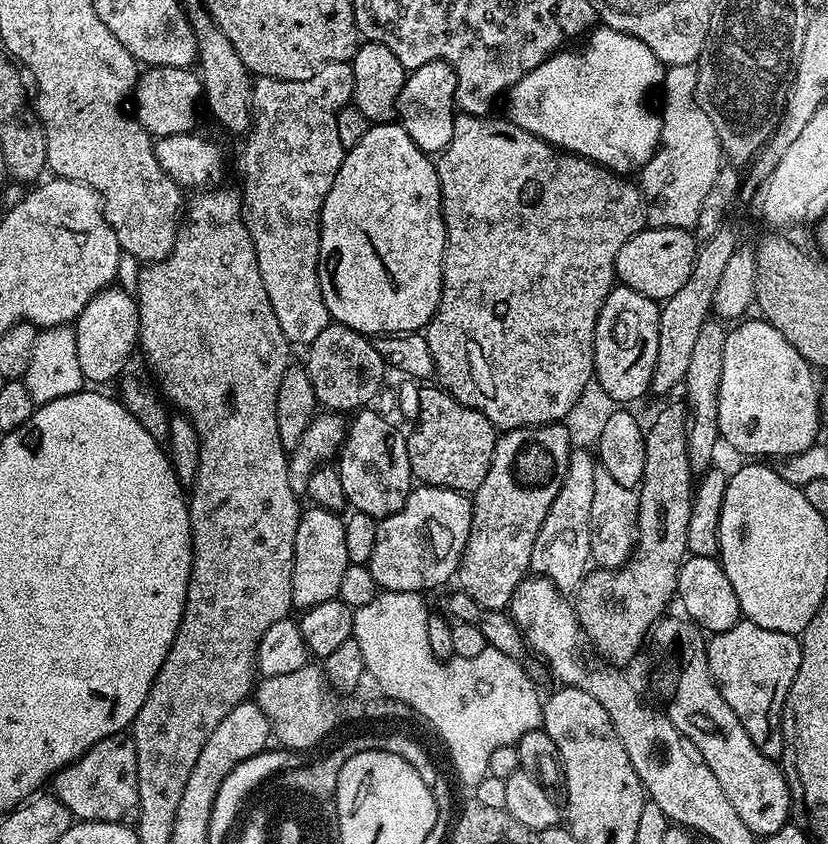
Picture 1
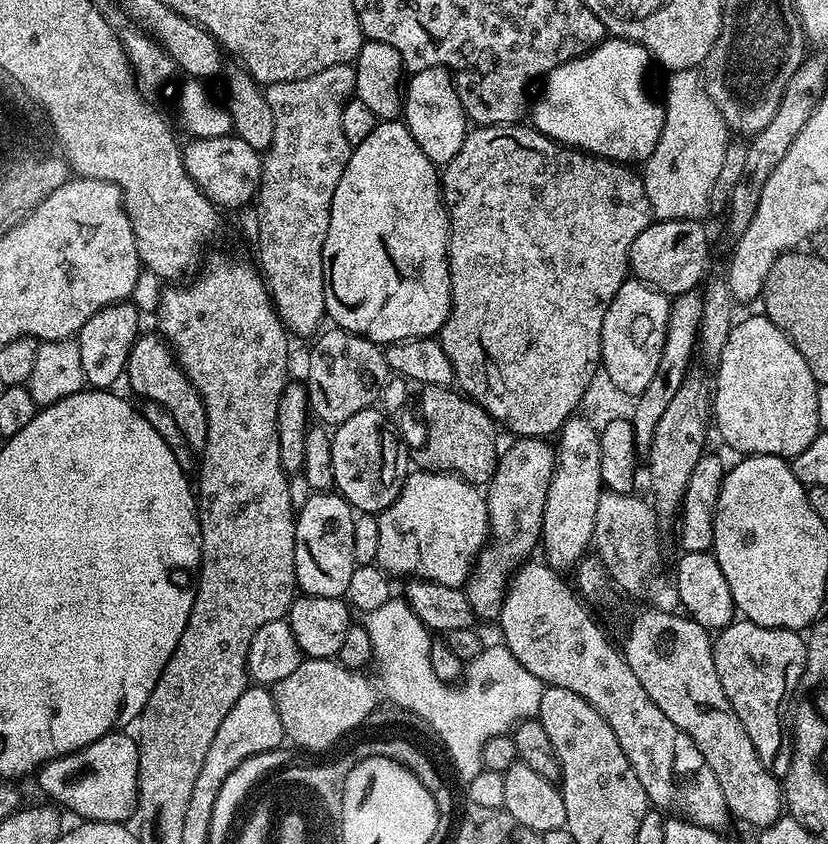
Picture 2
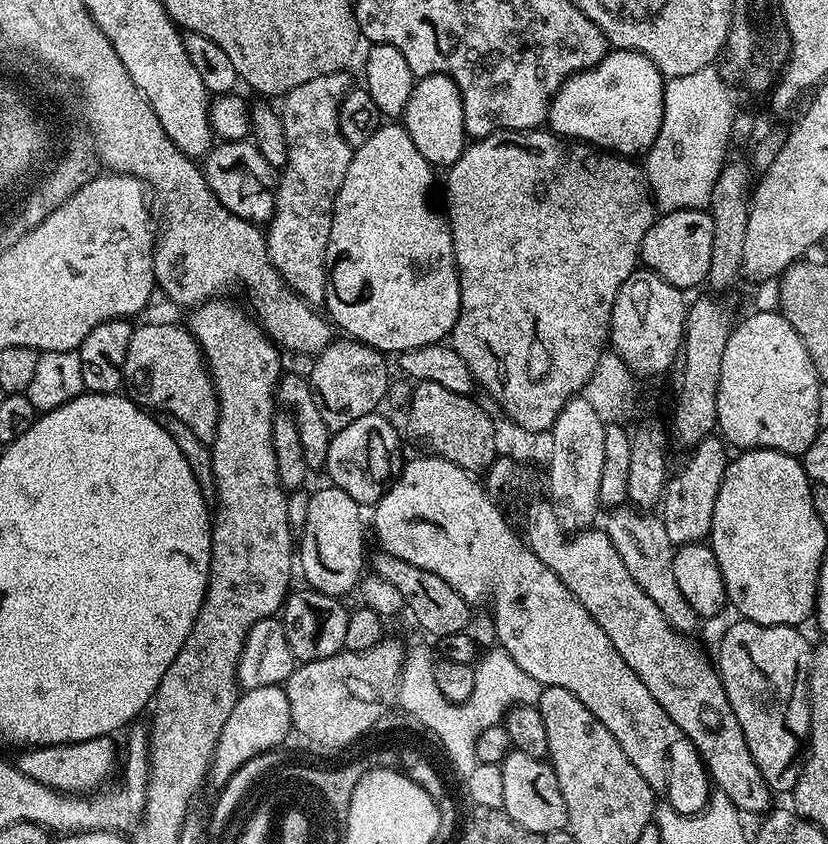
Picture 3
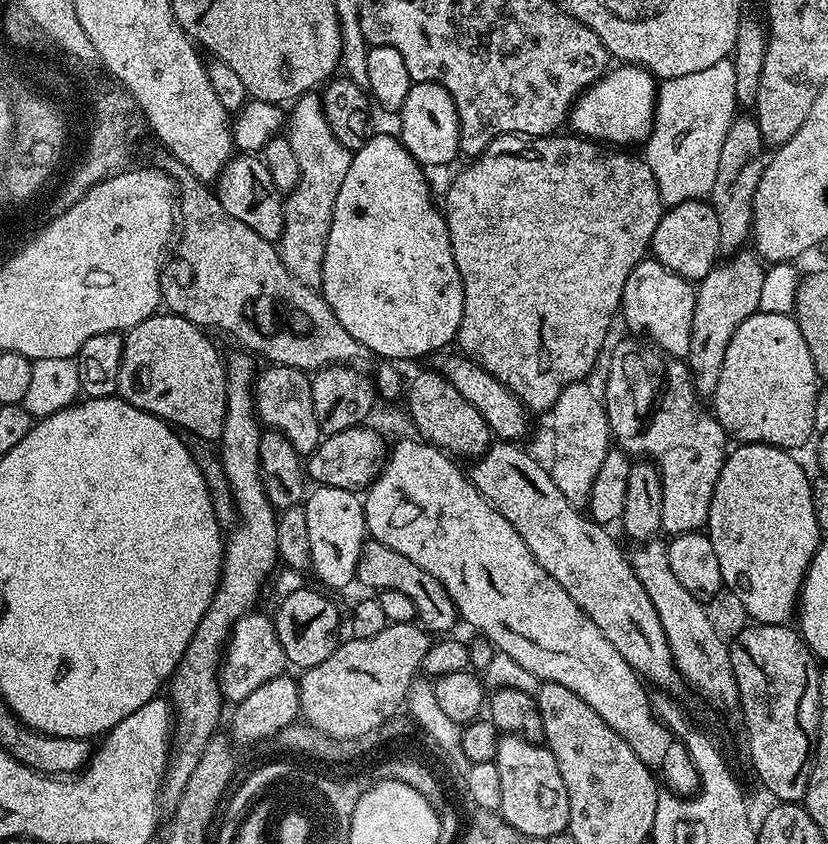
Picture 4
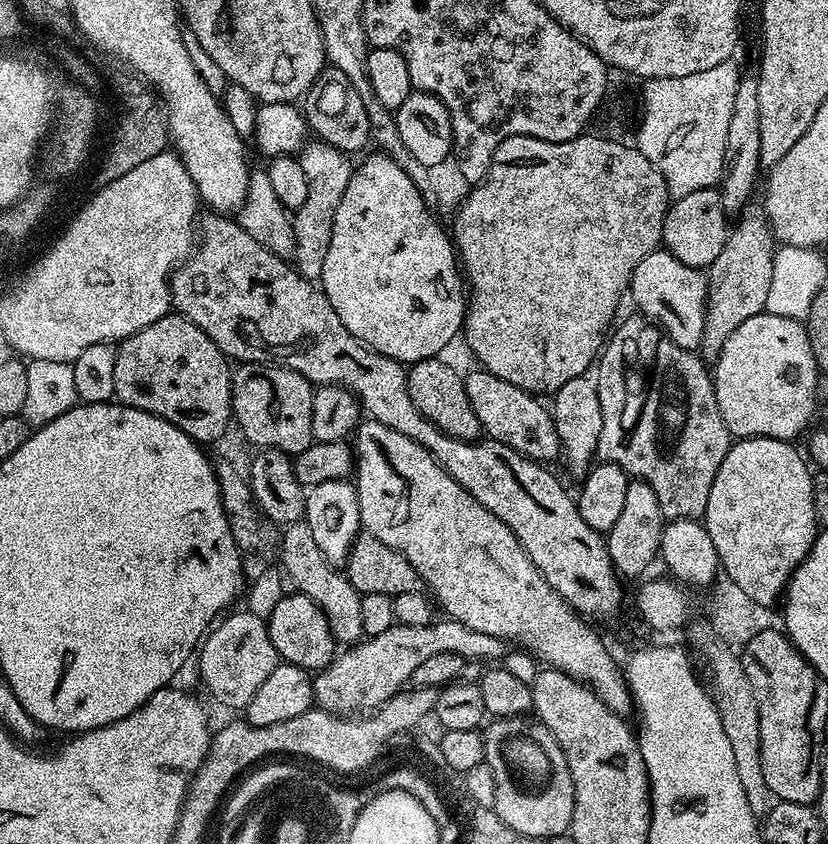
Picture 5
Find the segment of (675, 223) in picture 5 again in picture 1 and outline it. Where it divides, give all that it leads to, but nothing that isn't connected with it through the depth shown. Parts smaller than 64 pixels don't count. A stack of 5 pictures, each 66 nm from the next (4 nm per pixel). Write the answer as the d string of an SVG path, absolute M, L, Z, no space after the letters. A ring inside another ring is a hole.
M645 227L643 232L634 234L622 250L616 255L616 278L623 287L638 290L638 294L646 294L646 298L663 302L668 300L682 286L686 286L686 278L694 270L698 243L695 236L686 228L654 228Z

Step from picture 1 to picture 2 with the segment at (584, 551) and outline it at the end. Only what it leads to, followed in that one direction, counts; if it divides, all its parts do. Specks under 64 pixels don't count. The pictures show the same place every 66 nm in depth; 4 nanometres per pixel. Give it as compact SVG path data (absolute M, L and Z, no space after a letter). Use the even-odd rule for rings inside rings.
M573 415L560 427L554 451L556 469L546 494L542 525L543 559L551 568L572 570L584 559L593 543L592 535L598 514L598 498L602 491L600 433L597 425L585 419L583 415Z

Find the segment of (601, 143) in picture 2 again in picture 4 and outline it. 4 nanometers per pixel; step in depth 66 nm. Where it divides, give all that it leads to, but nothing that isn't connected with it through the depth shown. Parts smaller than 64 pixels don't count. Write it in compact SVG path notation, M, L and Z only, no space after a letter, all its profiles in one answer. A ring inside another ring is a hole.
M616 66L605 71L604 77L595 80L576 99L570 113L570 128L575 135L608 146L643 145L652 134L656 117L657 81L651 72L639 66Z

